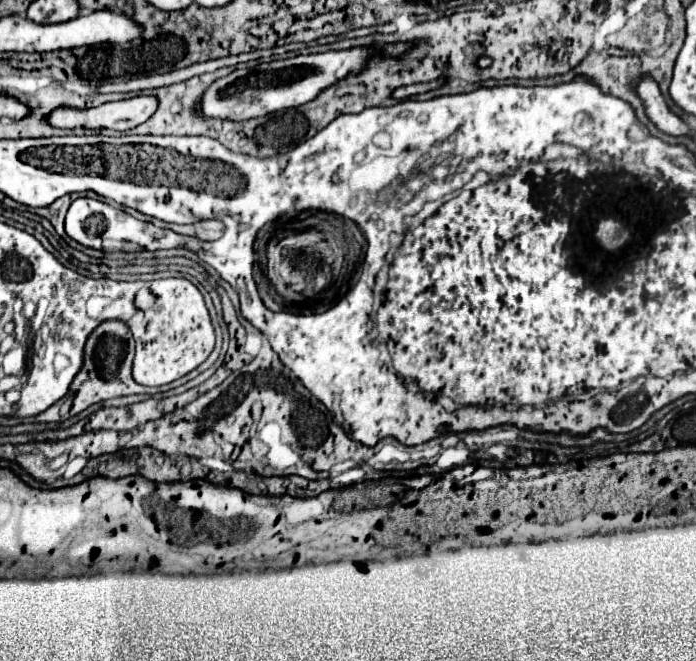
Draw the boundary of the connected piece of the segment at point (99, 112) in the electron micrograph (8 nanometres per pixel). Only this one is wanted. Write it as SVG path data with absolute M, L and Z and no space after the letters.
M131 97L125 101L105 103L89 111L77 111L71 107L59 107L49 115L49 123L63 129L89 127L89 129L115 129L127 131L145 123L157 111L157 97Z

